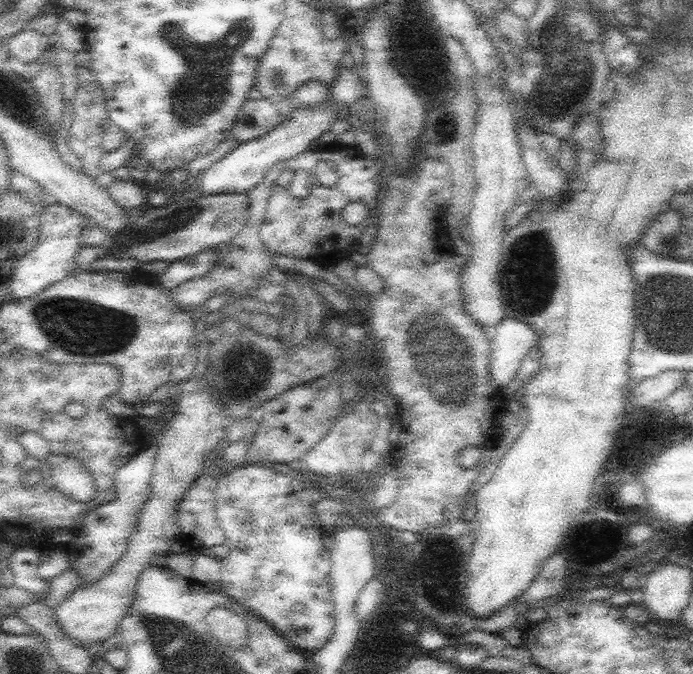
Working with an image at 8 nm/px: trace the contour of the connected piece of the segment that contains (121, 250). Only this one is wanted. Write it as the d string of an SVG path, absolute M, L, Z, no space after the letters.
M209 194L191 200L175 198L173 202L159 204L159 208L145 206L145 214L139 220L131 218L129 228L125 228L115 240L107 238L103 248L109 256L115 254L141 262L177 262L187 256L197 256L203 250L217 248L217 244L229 244L243 230L249 214L249 194Z

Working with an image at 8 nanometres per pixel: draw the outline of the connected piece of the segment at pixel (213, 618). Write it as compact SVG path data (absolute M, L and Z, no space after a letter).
M213 608L207 614L207 628L225 646L243 650L247 644L249 624L241 614L233 612L229 608Z

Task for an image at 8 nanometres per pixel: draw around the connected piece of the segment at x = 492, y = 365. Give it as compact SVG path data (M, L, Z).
M503 318L495 328L497 334L489 354L489 378L503 392L513 392L519 364L531 348L539 346L539 334L535 334L529 322L519 322L515 318Z

